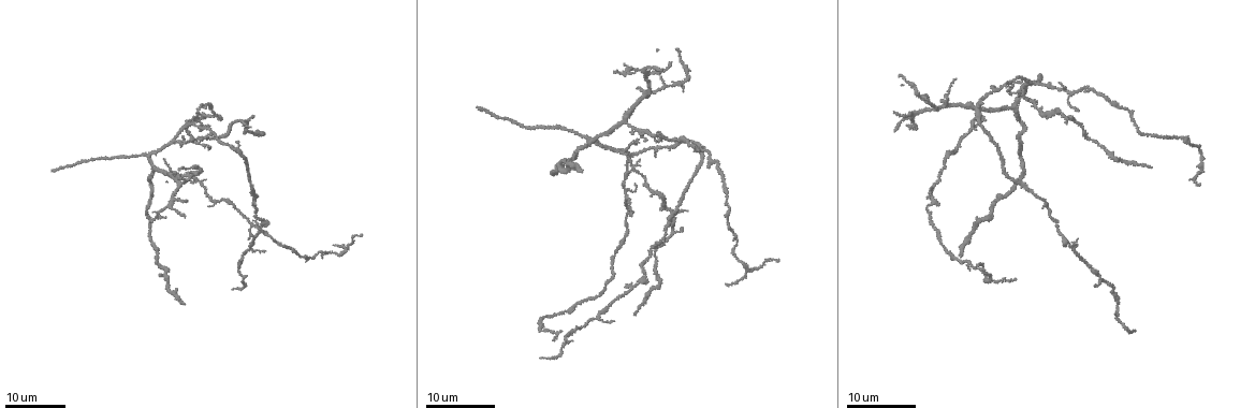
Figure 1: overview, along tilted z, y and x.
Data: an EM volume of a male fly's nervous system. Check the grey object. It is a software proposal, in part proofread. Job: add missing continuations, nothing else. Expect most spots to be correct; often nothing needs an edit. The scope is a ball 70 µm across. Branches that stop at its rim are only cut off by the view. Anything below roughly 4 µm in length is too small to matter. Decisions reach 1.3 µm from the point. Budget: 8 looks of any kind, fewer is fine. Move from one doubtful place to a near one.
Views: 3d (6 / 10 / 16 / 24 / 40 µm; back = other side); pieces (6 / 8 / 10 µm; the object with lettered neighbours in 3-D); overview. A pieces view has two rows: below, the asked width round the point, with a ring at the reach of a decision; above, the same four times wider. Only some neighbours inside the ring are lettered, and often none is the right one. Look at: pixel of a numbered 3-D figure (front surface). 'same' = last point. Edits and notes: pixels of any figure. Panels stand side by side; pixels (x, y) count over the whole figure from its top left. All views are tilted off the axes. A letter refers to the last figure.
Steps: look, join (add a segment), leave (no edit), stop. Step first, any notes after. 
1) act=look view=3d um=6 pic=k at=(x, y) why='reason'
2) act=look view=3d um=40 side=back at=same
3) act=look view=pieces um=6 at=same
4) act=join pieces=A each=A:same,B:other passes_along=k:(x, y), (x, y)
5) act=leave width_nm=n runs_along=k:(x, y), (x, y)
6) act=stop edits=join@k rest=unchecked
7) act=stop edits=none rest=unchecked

act=look view=3d um=16 pic=1 at=(1069, 117) why='thin end'

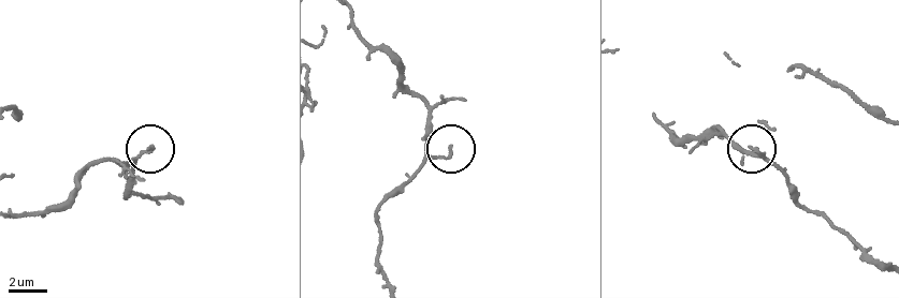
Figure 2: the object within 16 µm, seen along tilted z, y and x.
act=look view=pieces um=10 pic=2 at=(149, 149) why='what lies round it'

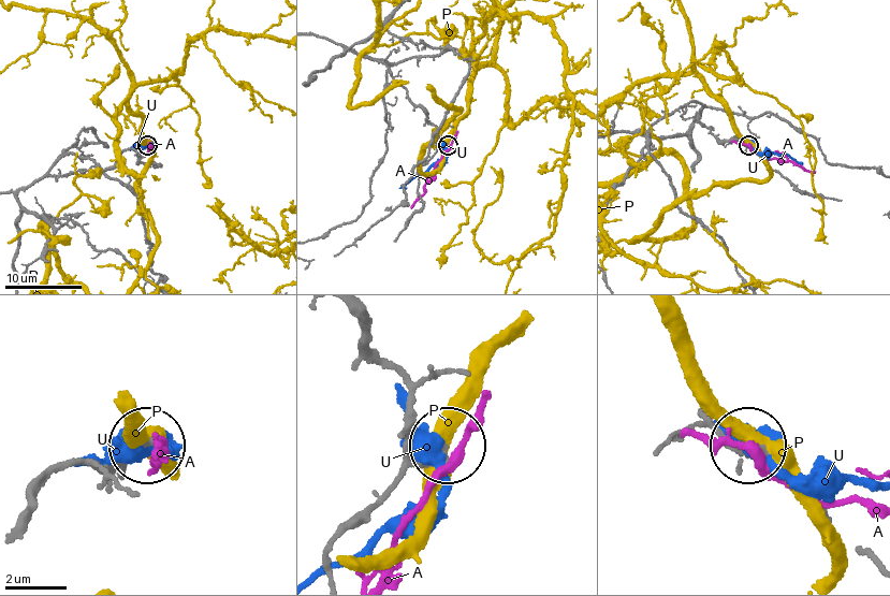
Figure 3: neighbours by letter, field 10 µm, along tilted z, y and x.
act=leave width_nm=150 each=A:other,P:other,U:other runs_along=3:(23, 514), (61, 469), (126, 460), (147, 442) found='none of them fits'

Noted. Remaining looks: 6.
act=look view=3d um=24 pic=1 at=(984, 120) why='free end'

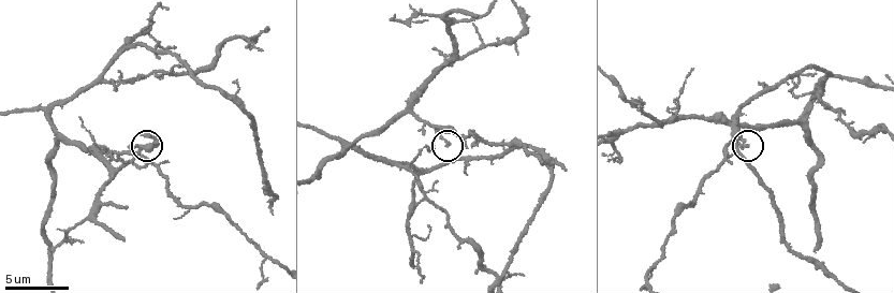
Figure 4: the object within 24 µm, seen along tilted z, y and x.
act=look view=pieces um=6 pic=4 at=(448, 144)

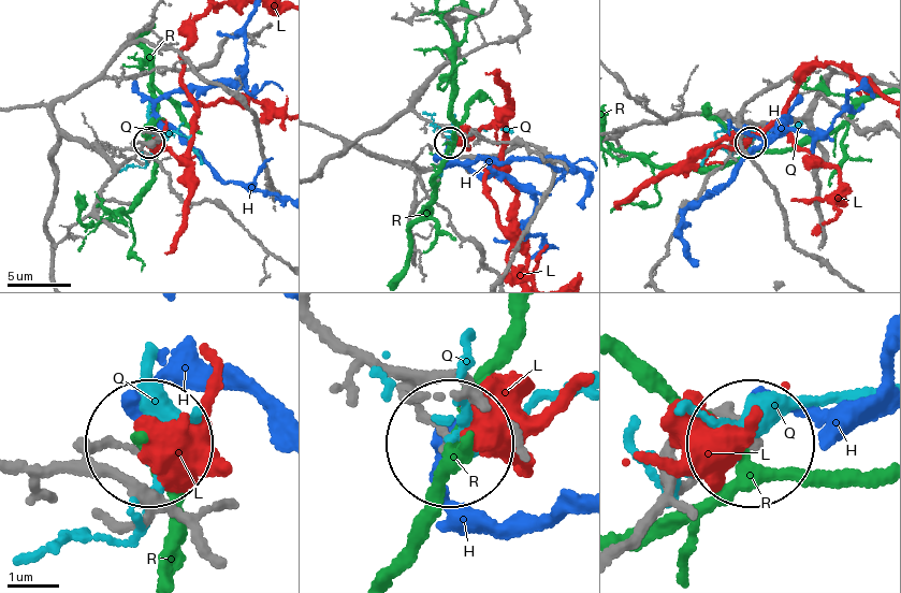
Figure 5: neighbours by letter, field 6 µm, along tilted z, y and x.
act=leave each=H:other,L:other,Q:other,R:other runs_along=5:(319, 326), (445, 437) found='no lettered segment goes on from it'

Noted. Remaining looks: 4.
act=look view=3d um=16 pic=1 at=(695, 150) why='an open end'

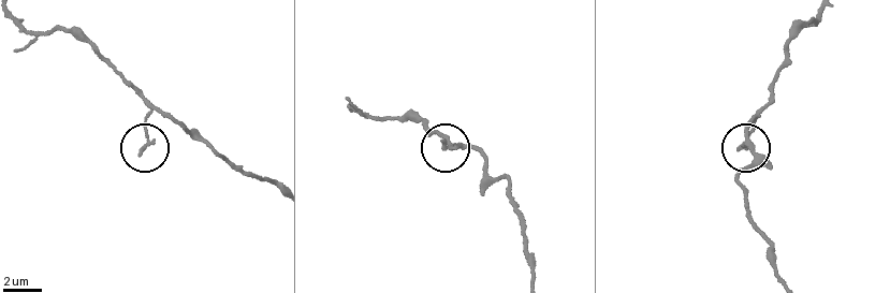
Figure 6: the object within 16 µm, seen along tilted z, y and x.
act=look view=pieces um=8 pic=6 at=(140, 152)

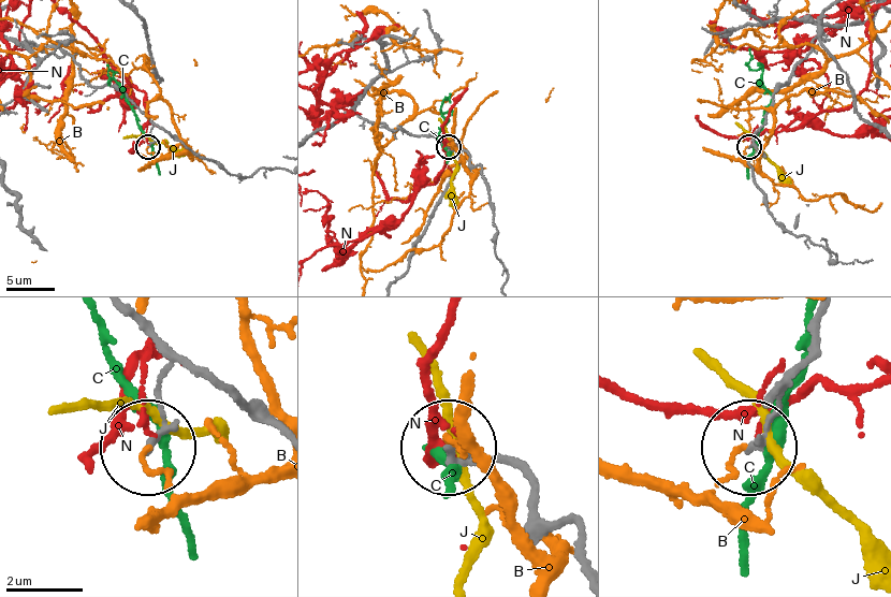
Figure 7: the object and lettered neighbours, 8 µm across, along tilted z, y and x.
act=leave each=B:other,C:other,J:other,N:other runs_along=7:(824, 315), (769, 430), (751, 445) found='no lettered segment goes on from it'

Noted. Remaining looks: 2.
act=look view=3d um=24 pic=1 at=(635, 312) why='an open end'

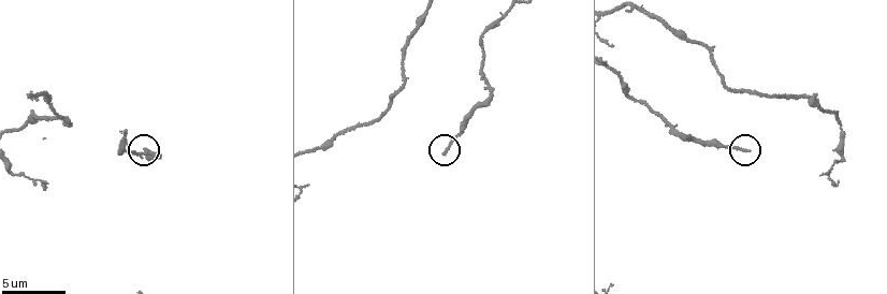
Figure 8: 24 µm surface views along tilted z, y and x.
act=look view=pieces um=10 pic=8 at=(747, 152)

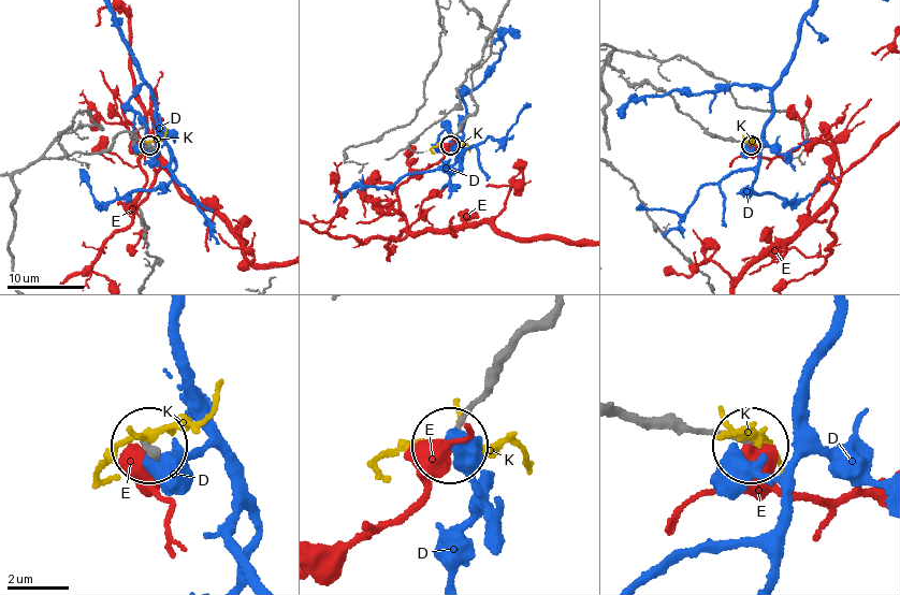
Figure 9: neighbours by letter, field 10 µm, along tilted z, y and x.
act=leave each=D:other,E:other,K:other found='no lettered segment goes on from it'

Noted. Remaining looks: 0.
act=stop edits=none rest=unchecked

